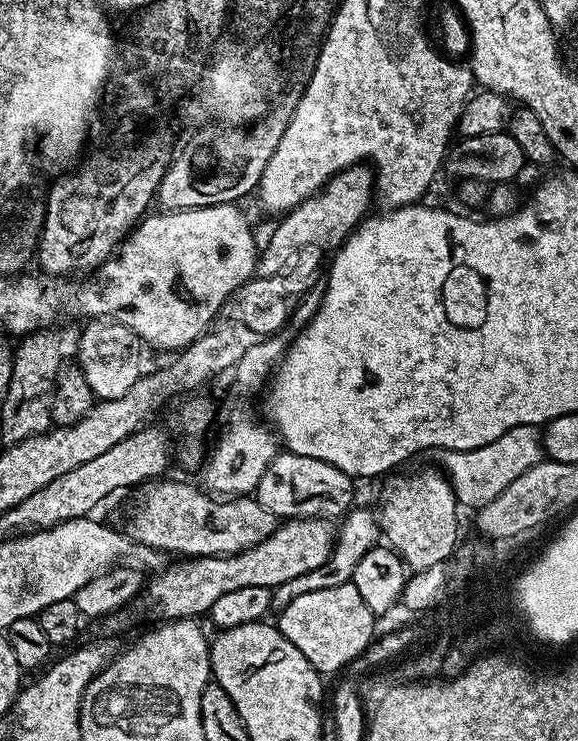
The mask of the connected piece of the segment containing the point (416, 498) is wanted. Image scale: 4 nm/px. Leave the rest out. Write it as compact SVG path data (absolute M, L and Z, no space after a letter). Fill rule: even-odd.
M433 467L389 475L380 492L378 521L383 539L413 573L450 561L462 536L455 491L445 473Z

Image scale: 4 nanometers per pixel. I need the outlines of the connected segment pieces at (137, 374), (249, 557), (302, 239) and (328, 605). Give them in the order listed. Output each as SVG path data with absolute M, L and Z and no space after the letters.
M92 318L85 324L88 325L79 329L78 366L86 374L86 382L90 382L93 397L100 400L120 399L153 367L153 349L125 324L108 318Z
M298 516L285 519L277 523L276 528L258 546L247 548L244 552L239 552L233 556L198 556L195 558L181 559L181 564L172 564L161 567L145 583L142 595L138 604L141 604L152 616L161 616L161 621L187 620L189 618L200 618L200 615L211 613L214 602L222 598L222 594L227 594L230 590L238 590L241 586L266 586L275 589L280 584L290 582L302 574L310 574L310 570L315 570L322 566L331 557L332 549L336 544L337 525L331 519L323 516Z
M367 163L352 164L334 174L310 198L279 217L280 225L272 232L268 245L259 249L256 257L256 276L278 276L288 268L304 246L313 244L323 250L335 250L343 244L353 228L369 211L368 203L374 200L376 173Z
M350 582L342 586L330 586L330 590L313 590L310 594L302 594L294 598L294 602L279 609L278 616L278 627L282 635L294 642L294 646L298 646L302 654L306 654L306 658L321 674L336 672L339 668L340 671L347 669L352 660L358 659L367 650L378 632L377 617L370 610L370 606L362 602L362 594L358 594L358 590Z

